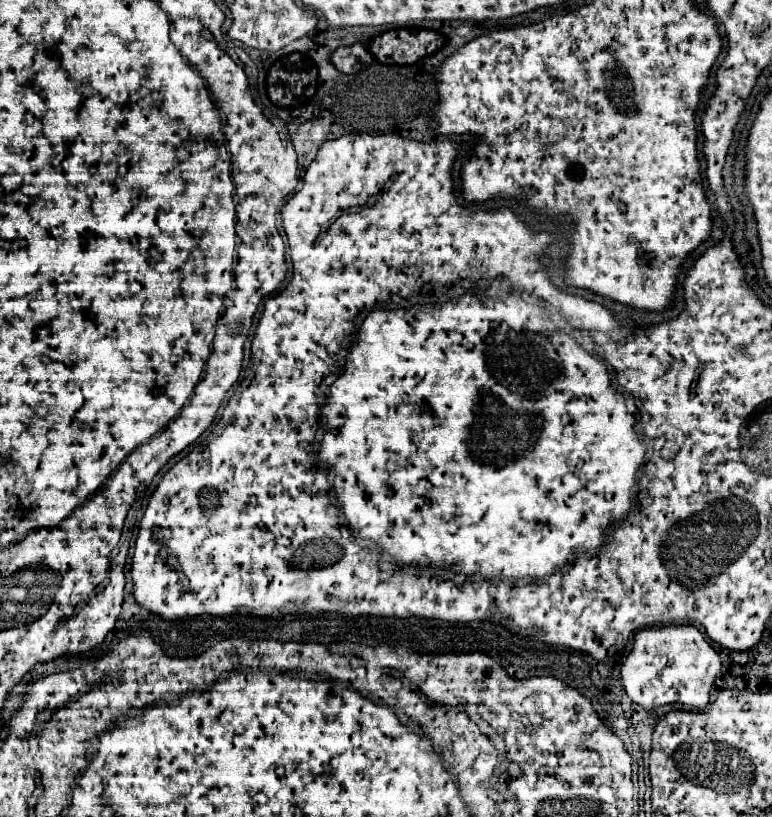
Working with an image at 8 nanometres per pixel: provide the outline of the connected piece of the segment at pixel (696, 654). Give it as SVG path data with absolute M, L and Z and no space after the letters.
M696 627L642 629L634 637L634 649L622 663L622 685L628 697L644 709L656 709L668 703L684 703L704 709L720 669L720 655Z

